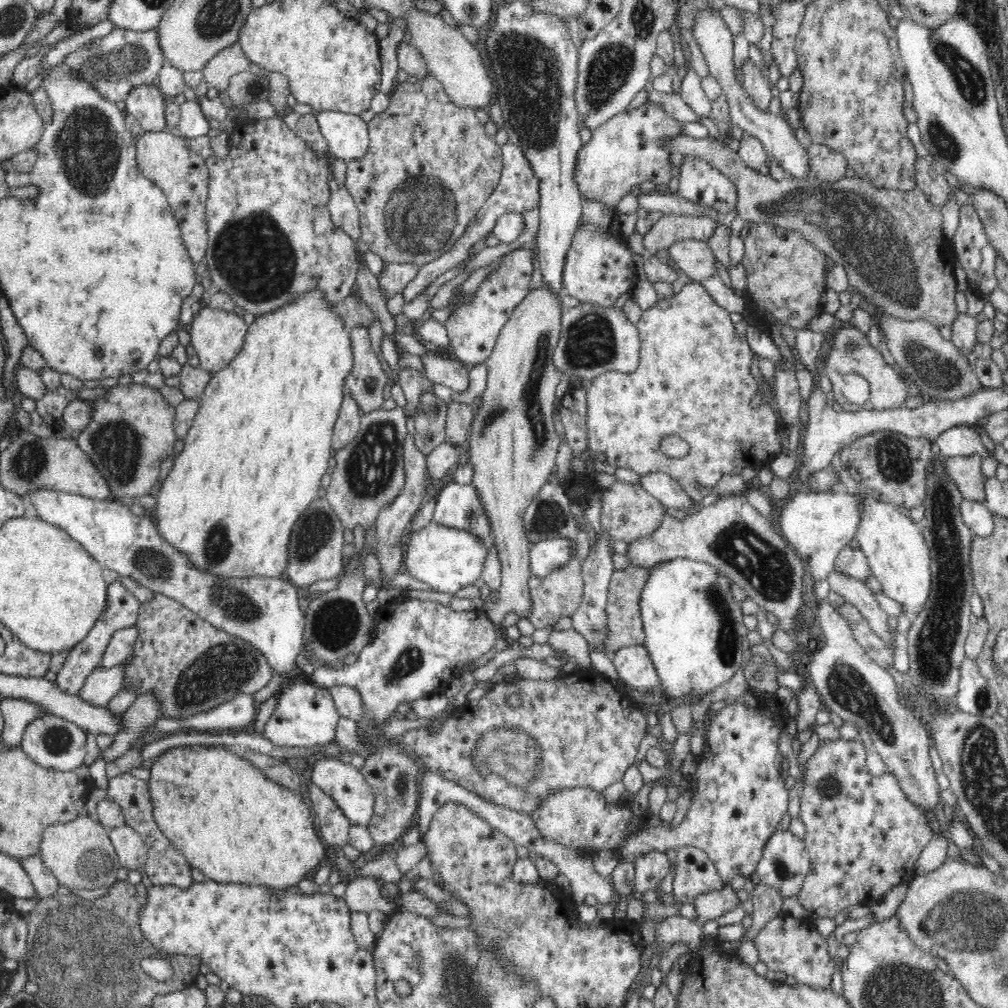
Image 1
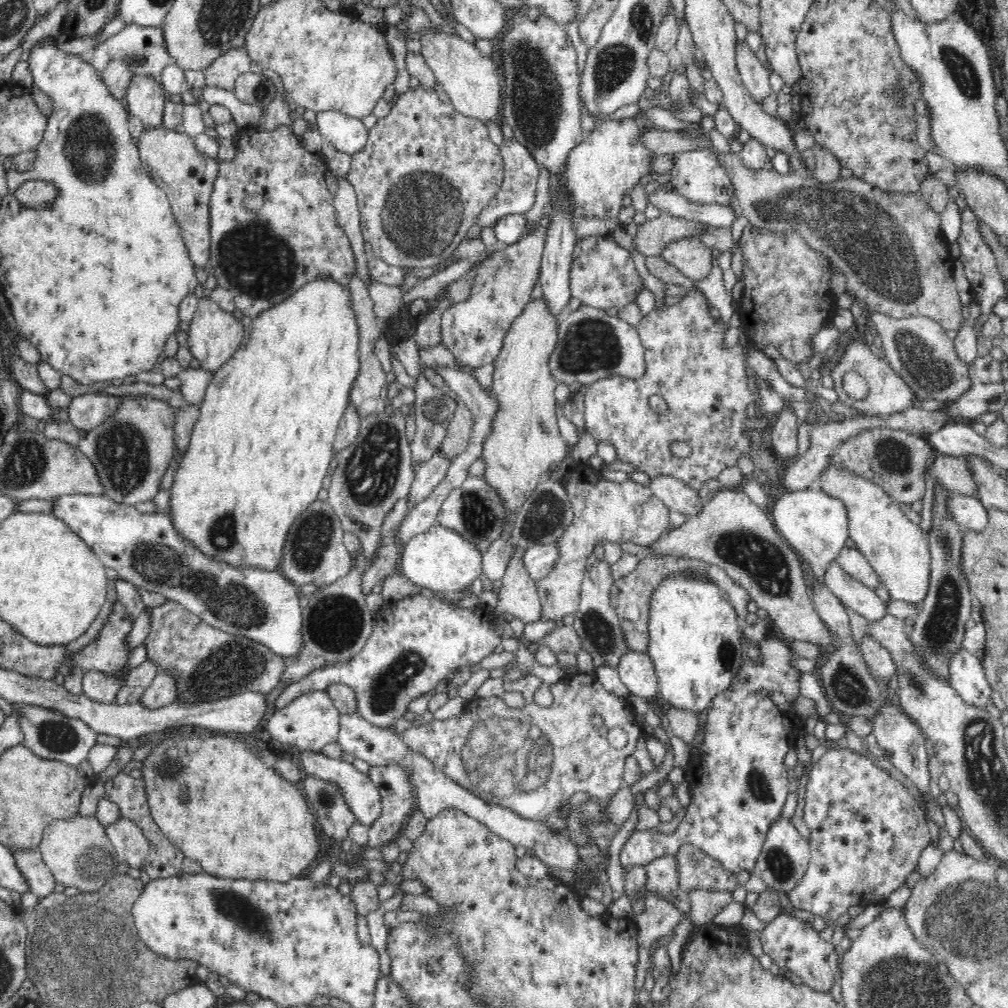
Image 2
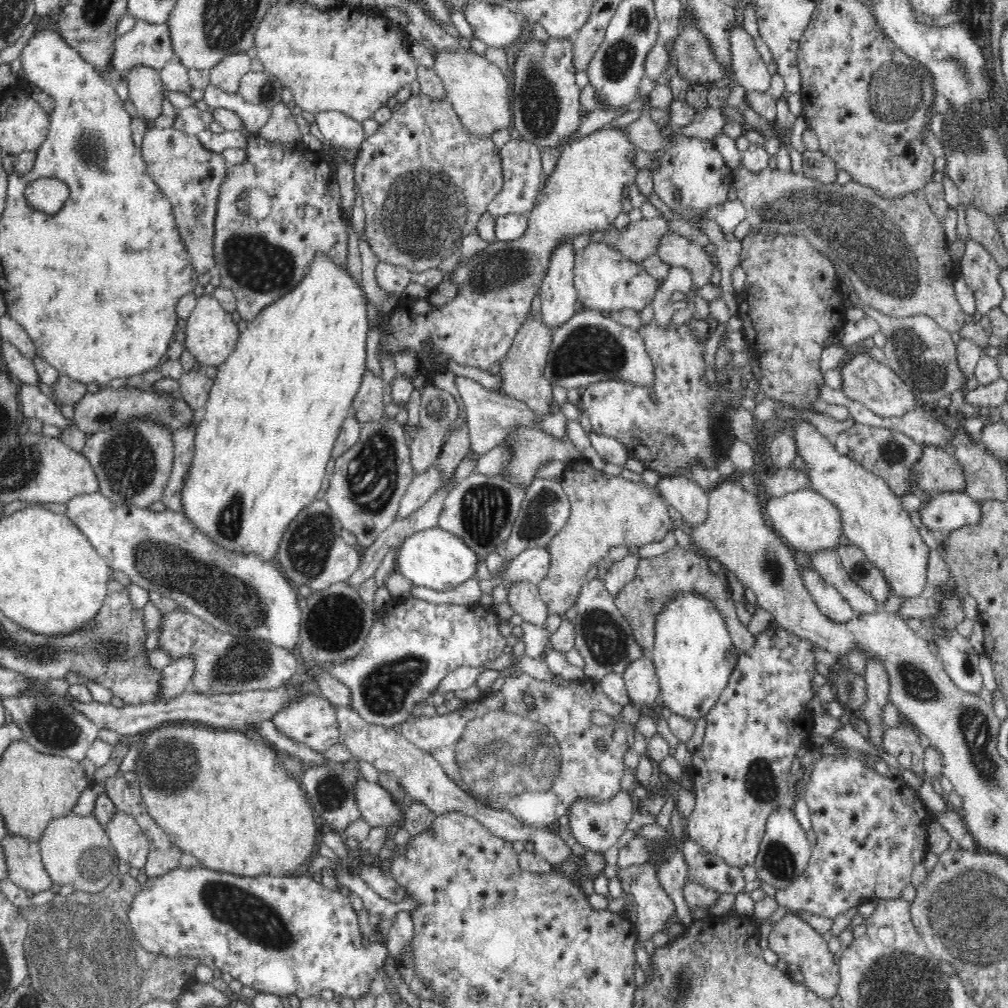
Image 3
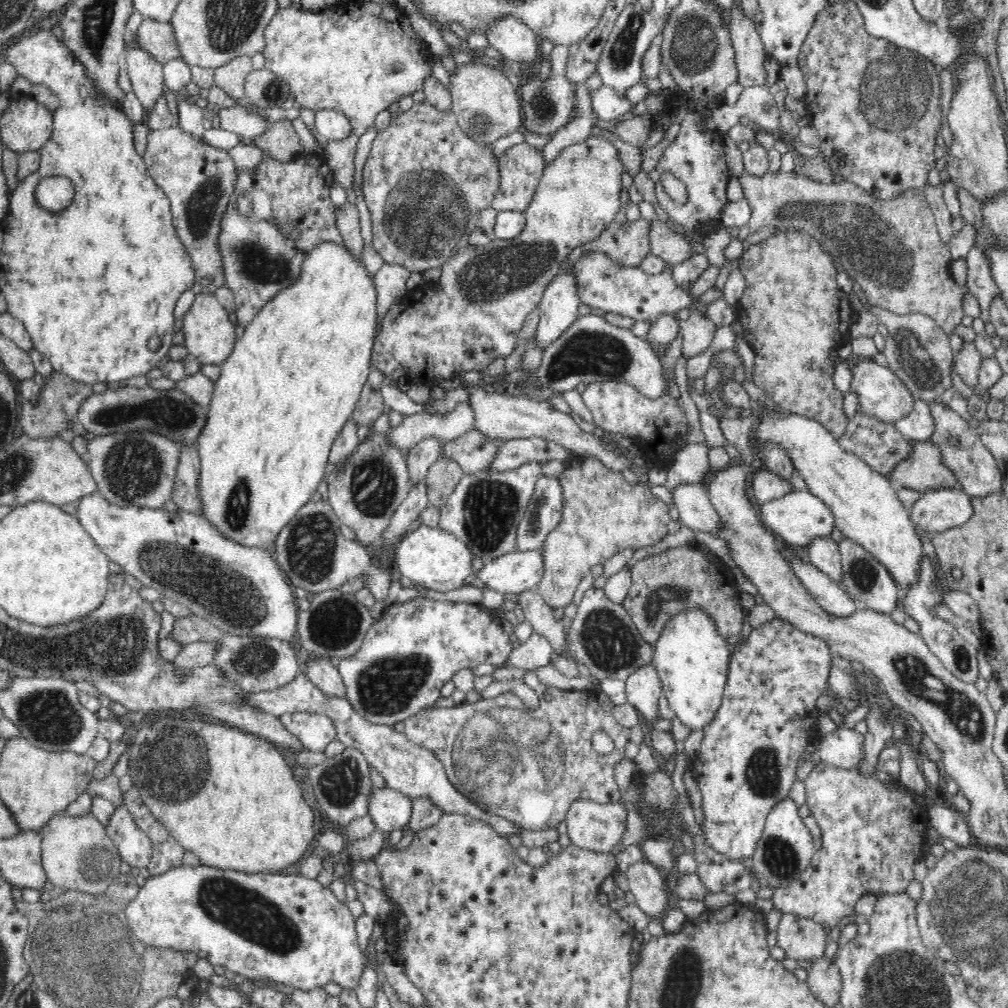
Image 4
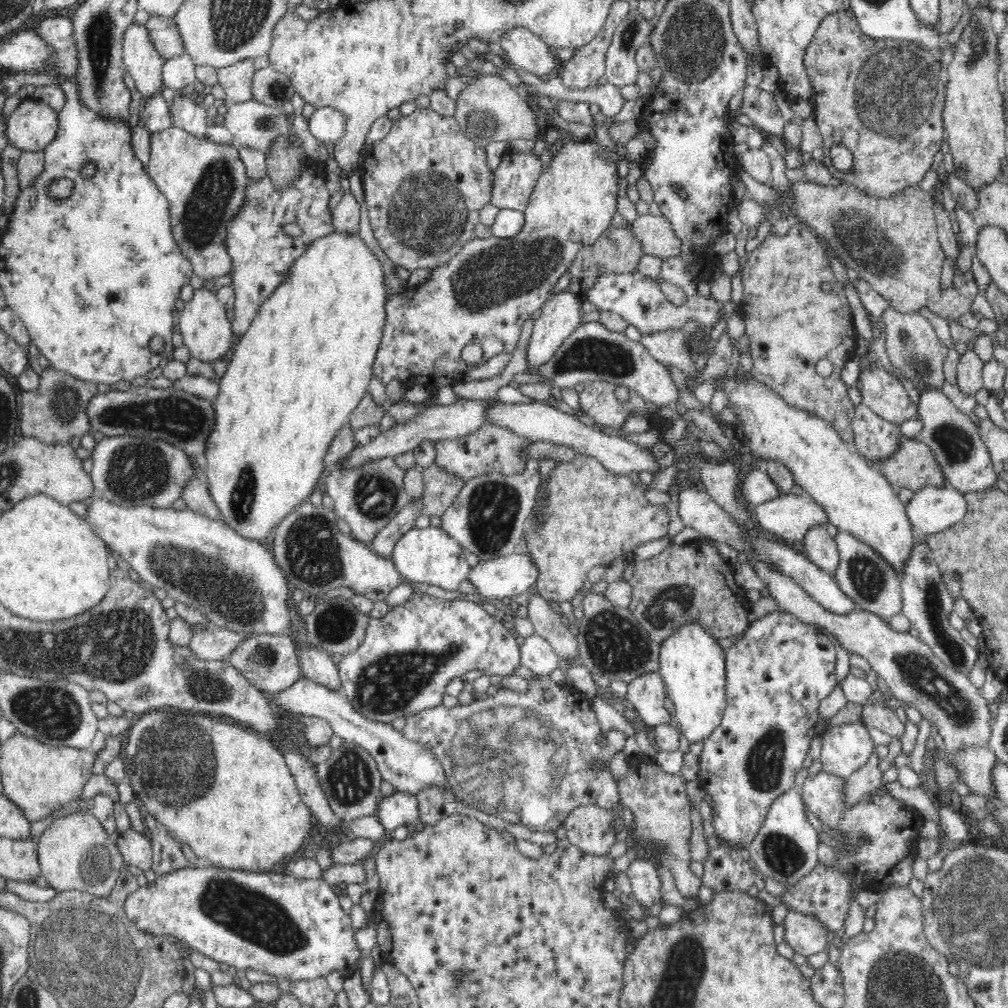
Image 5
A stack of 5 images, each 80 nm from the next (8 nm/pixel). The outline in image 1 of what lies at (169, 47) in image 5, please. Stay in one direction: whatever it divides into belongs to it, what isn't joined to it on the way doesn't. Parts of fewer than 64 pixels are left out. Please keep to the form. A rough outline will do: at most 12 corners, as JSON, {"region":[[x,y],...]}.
{"region":[[115,27],[64,58],[104,99],[155,84],[157,29]]}

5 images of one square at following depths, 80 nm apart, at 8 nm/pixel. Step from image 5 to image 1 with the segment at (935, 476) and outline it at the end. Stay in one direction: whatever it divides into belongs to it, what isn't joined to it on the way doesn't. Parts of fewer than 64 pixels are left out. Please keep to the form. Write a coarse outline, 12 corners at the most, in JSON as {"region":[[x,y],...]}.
{"region":[[953,454],[945,471],[964,499],[984,502],[981,456]]}

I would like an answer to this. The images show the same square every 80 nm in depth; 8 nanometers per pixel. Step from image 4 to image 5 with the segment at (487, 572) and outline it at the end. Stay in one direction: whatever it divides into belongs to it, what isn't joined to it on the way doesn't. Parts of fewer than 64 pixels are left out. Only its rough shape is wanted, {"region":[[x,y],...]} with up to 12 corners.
{"region":[[531,553],[498,556],[471,568],[477,594],[508,598],[538,578]]}

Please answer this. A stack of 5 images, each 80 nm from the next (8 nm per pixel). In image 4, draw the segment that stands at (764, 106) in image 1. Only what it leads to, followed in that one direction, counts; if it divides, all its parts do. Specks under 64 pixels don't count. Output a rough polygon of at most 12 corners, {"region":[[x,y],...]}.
{"region":[[733,3],[728,30],[744,87],[766,84],[755,22]]}

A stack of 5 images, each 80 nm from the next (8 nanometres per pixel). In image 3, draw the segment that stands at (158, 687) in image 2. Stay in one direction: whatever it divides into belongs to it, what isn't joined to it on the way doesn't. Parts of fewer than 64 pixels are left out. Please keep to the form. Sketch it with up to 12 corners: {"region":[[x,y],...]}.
{"region":[[182,656],[161,670],[159,701],[187,692],[195,658]]}

